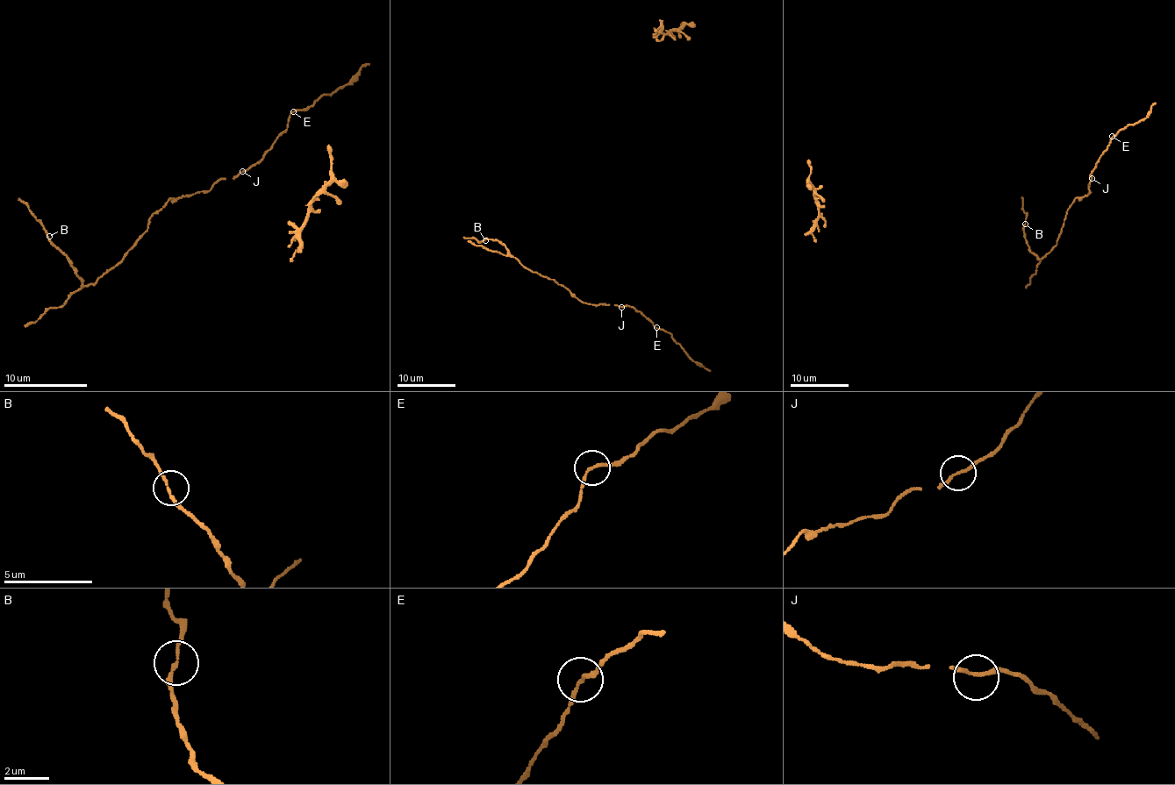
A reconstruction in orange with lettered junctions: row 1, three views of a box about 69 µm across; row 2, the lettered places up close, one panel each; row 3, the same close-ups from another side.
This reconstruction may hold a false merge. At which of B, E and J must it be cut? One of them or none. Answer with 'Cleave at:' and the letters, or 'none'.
Cleave at: none

